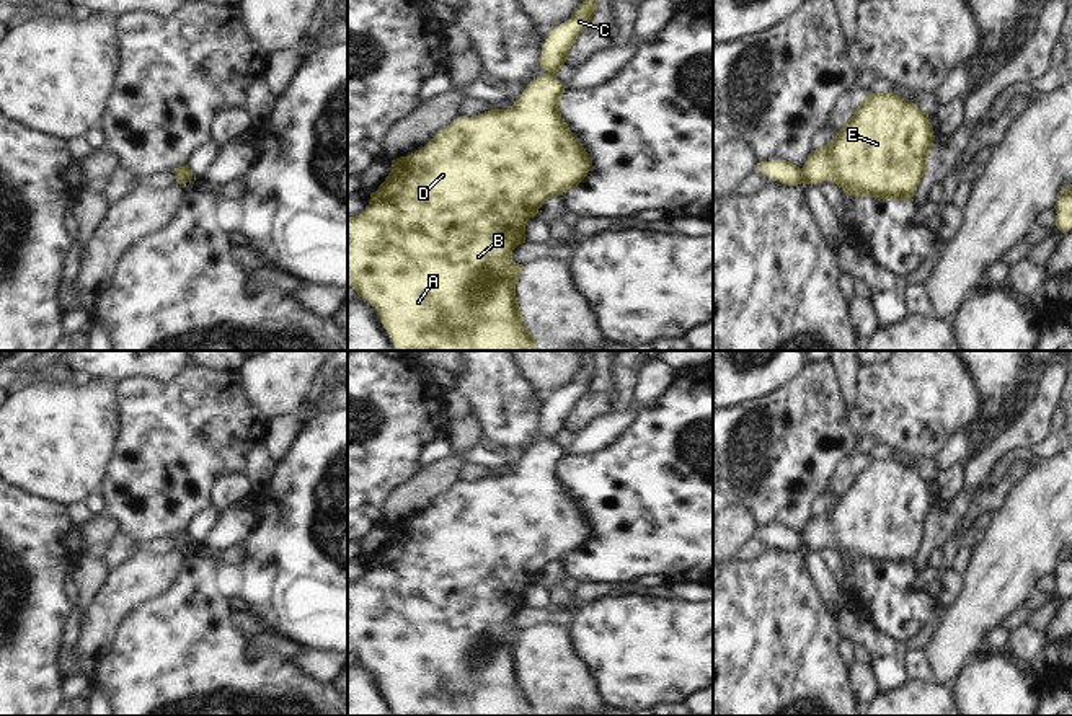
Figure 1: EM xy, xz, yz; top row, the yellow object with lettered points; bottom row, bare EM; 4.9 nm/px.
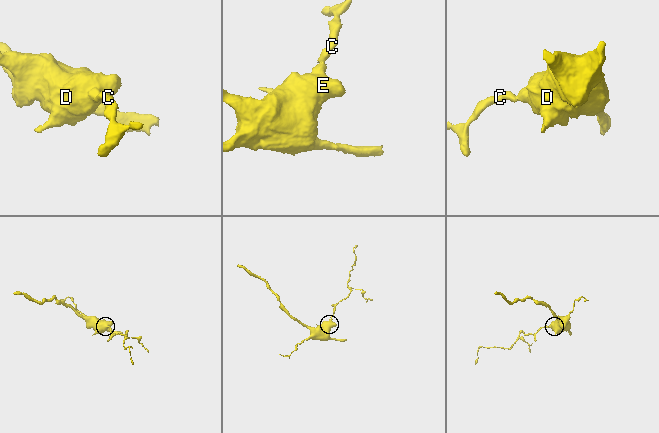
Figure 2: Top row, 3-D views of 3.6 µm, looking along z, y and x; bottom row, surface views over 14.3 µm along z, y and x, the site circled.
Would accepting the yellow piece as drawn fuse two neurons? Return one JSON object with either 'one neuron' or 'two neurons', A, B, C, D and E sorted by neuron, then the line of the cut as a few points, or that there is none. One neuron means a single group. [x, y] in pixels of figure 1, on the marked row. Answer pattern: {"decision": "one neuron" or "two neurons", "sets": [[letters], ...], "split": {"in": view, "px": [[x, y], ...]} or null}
{"decision": "two neurons", "sets": [["A", "B", "D", "E"], ["C"]], "split": {"in": "yz", "px": [[800, 168], [803, 181]]}}

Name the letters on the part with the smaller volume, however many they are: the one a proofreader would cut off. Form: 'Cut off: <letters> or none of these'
Cut off: C

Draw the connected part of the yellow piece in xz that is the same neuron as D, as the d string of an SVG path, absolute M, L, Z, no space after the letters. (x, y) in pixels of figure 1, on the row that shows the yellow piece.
M540 75L534 78L516 104L507 109L491 109L475 117L460 116L442 129L434 139L411 155L392 160L392 170L375 192L370 194L369 206L356 217L348 217L348 289L354 289L380 315L380 321L392 338L395 351L535 351L537 343L527 329L519 302L516 284L524 264L512 261L512 250L525 243L525 223L534 219L547 199L563 196L578 186L589 171L592 158L571 132L558 109L565 85L556 75Z

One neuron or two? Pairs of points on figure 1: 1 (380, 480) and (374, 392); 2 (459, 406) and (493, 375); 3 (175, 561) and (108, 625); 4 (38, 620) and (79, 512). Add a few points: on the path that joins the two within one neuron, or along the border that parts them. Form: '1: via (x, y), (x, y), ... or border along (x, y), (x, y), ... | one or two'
1: via (380, 459), (380, 436), (387, 423), (384, 413) | one
2: border along (446, 385), (456, 387), (473, 408) | two
3: via (157, 571), (118, 607) | one
4: border along (66, 504), (70, 519), (77, 525) | two

